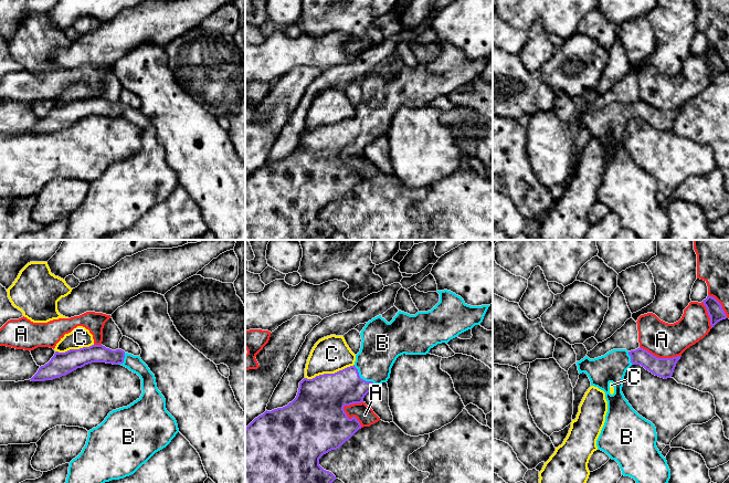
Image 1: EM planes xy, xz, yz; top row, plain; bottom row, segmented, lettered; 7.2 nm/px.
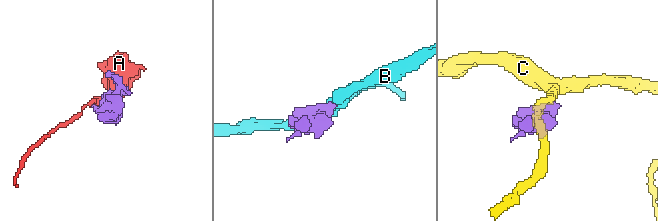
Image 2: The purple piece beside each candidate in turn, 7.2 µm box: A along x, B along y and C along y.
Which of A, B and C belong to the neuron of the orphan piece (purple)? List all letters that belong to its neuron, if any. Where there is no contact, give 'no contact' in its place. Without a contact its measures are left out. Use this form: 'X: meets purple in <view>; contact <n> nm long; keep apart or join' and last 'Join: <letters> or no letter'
A: meets purple in xz; contact 200 nm long; keep apart
B: meets purple in xz; contact 220 nm long; join
C: meets purple in xz; contact 380 nm long; keep apart
Join: B

